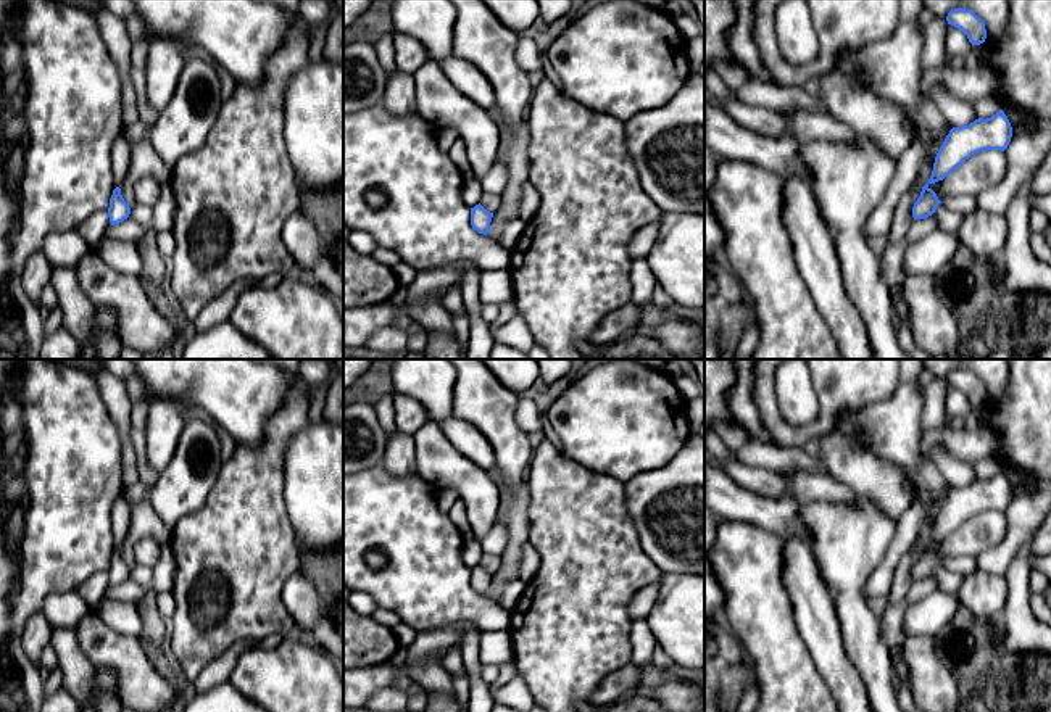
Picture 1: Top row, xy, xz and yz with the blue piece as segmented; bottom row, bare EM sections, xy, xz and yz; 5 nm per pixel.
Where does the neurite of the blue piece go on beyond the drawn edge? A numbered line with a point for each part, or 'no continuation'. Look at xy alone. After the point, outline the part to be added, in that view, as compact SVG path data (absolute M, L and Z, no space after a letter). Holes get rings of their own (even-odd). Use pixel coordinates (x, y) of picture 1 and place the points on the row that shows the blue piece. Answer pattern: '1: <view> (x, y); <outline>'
no continuation

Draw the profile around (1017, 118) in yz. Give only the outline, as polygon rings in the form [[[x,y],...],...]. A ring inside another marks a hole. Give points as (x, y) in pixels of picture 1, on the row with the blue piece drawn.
[[[1003,103],[1003,111],[1007,116],[1012,132],[1017,127],[1032,127],[1040,118],[1035,114],[1030,114],[1017,106],[1014,106],[1012,103]]]

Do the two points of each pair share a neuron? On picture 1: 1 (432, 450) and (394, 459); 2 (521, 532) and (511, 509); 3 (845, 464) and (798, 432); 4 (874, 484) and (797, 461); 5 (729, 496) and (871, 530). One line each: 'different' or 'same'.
1: different
2: same
3: different
4: same
5: different

